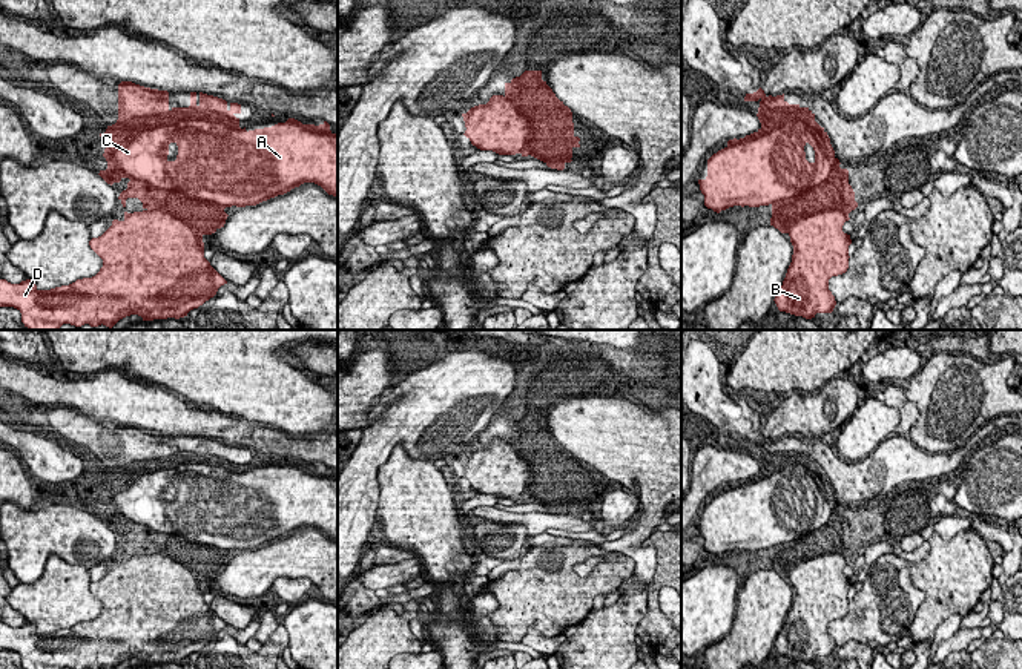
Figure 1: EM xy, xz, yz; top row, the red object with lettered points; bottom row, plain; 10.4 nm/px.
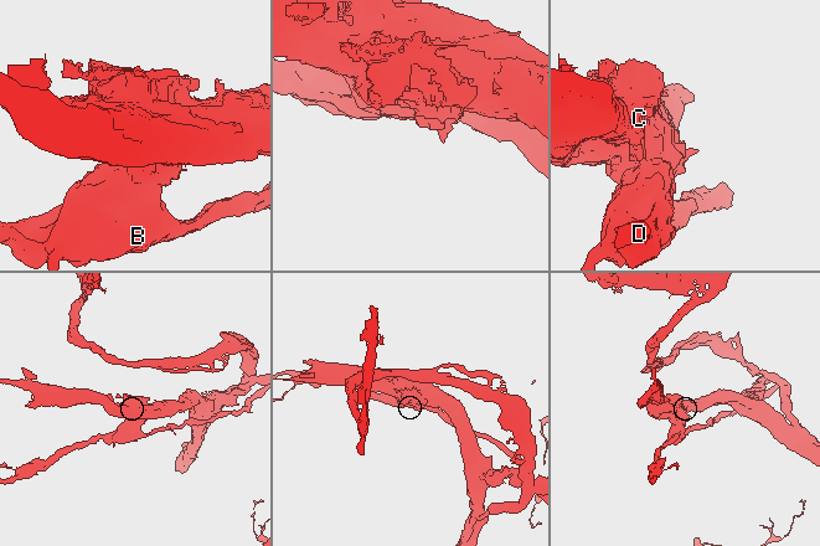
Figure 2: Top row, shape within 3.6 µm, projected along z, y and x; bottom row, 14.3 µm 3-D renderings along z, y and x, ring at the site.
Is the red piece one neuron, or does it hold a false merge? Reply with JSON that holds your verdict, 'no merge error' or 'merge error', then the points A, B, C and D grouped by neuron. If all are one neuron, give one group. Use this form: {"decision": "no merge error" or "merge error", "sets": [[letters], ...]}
{"decision": "merge error", "sets": [["A", "C"], ["B", "D"]]}

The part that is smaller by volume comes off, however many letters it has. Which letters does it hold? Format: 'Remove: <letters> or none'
Remove: B, D

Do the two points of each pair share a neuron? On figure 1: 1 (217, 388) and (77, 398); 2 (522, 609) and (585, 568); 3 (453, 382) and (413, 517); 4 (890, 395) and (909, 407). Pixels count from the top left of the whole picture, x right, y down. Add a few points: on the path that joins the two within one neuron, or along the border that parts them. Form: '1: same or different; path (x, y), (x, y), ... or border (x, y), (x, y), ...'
1: different; border (140, 379), (161, 384), (207, 405)
2: different; border (611, 560), (588, 557), (571, 568)
3: different; border (399, 442), (412, 458), (427, 459), (433, 464)
4: same; path (895, 396), (904, 405)

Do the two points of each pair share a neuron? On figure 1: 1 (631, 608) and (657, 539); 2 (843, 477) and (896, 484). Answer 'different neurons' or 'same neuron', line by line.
1: different neurons
2: same neuron

